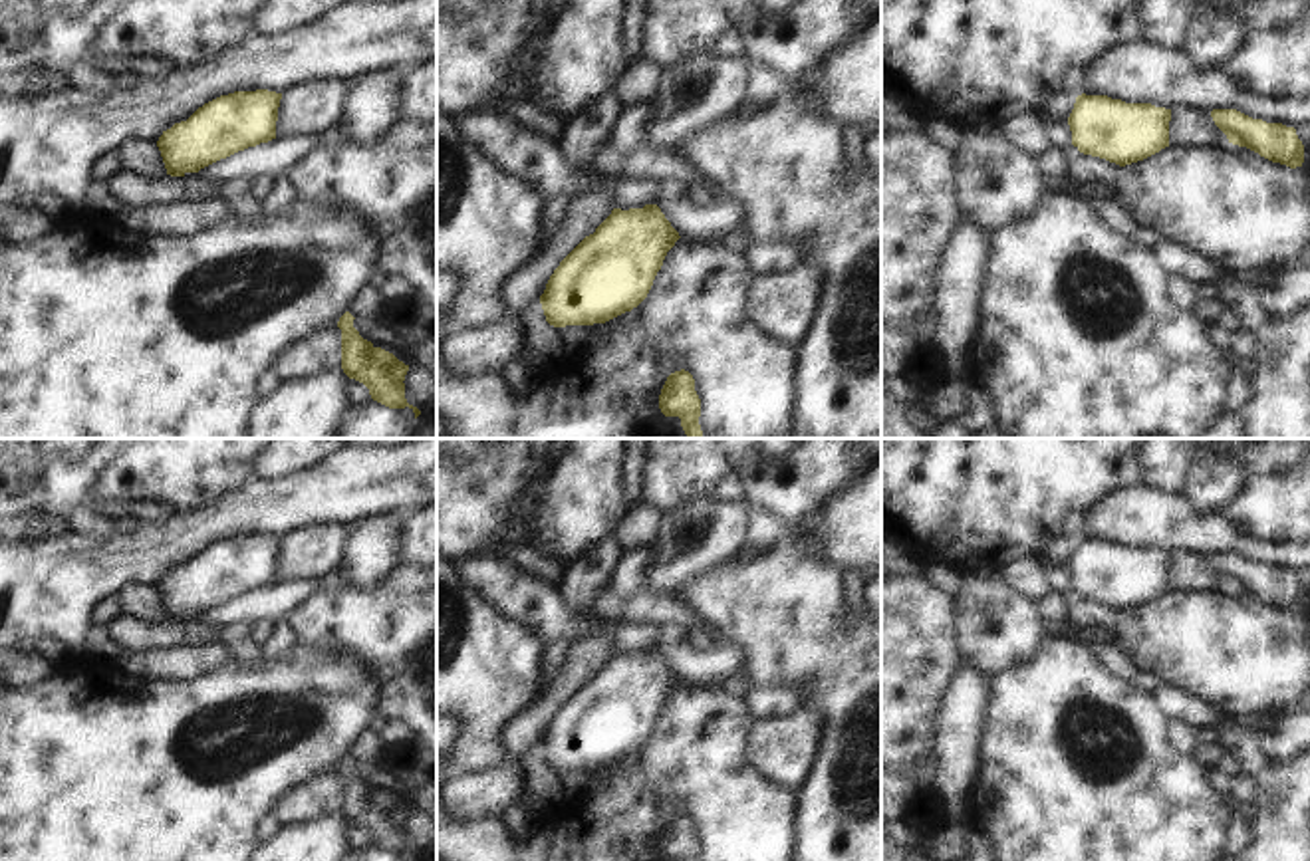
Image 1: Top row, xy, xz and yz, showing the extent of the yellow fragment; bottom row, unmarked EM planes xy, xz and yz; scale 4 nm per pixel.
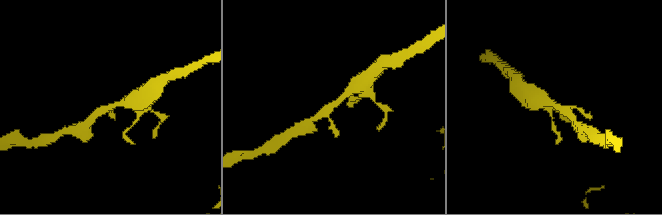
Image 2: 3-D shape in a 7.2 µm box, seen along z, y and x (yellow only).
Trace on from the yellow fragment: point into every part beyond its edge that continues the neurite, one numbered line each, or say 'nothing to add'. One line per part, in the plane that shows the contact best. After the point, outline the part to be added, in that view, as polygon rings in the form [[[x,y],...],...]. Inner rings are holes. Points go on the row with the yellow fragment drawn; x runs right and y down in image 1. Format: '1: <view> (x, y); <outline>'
nothing to add

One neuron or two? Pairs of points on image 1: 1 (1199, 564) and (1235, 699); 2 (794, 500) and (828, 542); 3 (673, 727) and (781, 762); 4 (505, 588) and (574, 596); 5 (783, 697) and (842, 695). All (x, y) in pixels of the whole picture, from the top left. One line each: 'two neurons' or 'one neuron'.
1: two neurons
2: two neurons
3: two neurons
4: two neurons
5: two neurons

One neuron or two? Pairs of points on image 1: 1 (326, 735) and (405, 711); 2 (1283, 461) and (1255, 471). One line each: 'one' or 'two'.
1: two
2: one

